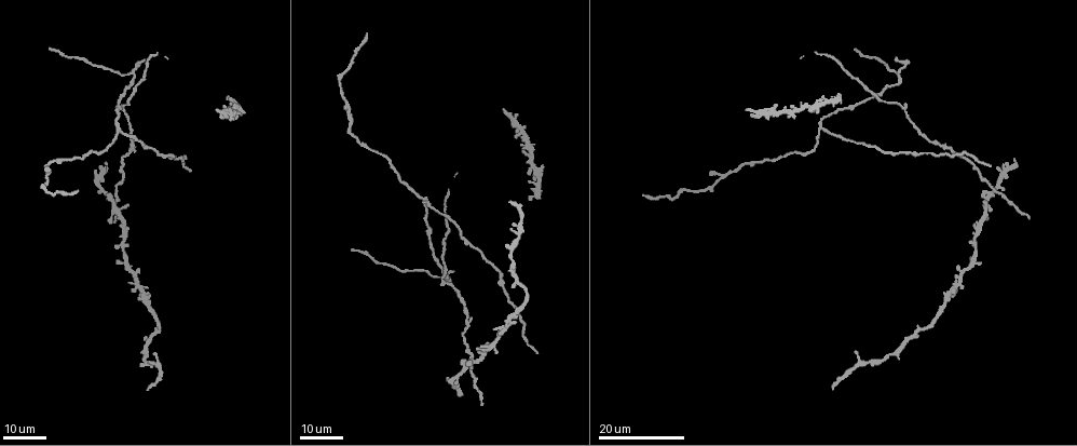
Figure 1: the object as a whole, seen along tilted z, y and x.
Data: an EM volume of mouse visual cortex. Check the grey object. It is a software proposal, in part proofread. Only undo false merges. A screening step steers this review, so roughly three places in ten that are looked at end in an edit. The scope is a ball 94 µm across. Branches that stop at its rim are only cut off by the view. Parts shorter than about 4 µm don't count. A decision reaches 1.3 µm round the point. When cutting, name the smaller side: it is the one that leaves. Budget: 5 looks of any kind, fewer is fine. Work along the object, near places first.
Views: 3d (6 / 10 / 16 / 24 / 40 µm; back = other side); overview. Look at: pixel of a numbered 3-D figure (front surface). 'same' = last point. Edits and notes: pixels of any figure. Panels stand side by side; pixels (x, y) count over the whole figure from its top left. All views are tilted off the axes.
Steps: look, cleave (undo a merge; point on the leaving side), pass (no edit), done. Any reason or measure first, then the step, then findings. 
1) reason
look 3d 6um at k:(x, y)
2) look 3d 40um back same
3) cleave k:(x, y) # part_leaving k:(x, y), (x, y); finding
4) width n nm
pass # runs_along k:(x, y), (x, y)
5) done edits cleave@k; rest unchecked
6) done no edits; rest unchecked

arms part here
look 3d 16um at 1:(472, 372)

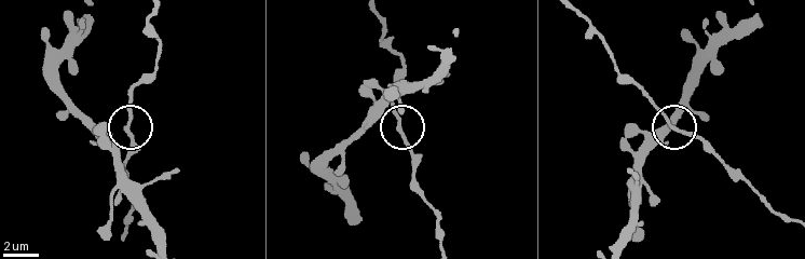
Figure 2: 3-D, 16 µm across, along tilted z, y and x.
look 3d 10um at 2:(397, 128)

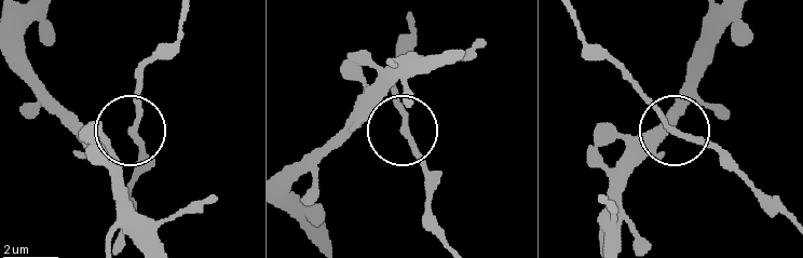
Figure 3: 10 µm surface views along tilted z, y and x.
arms 3
pass # runs_along 3:(569, 12), (582, 40), (608, 54), (672, 130), (724, 157); continuous, no second neuron

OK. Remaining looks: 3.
two arms in line, one across
look 3d 16um at 1:(129, 98)

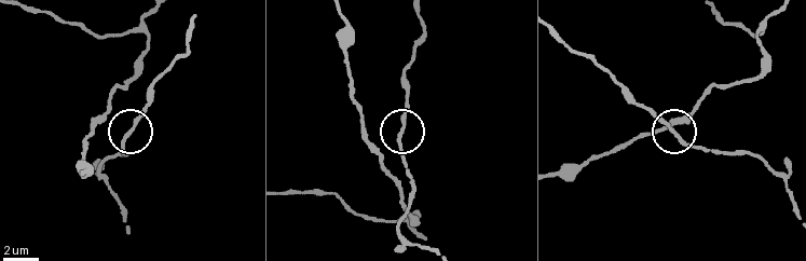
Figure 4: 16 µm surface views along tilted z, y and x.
look 3d 10um at 4:(398, 134)

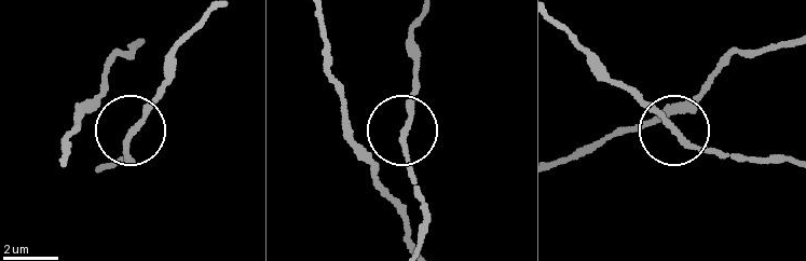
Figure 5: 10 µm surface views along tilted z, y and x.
arms 3
pass # runs_along 5:(788, 163), (748, 163), (698, 147), (636, 88); one neuron here

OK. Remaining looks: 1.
done no edits; rest unchecked

